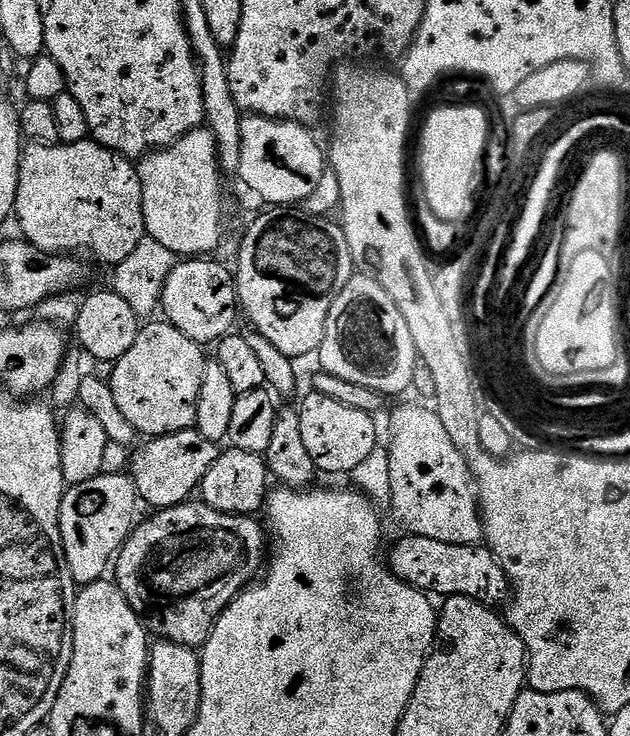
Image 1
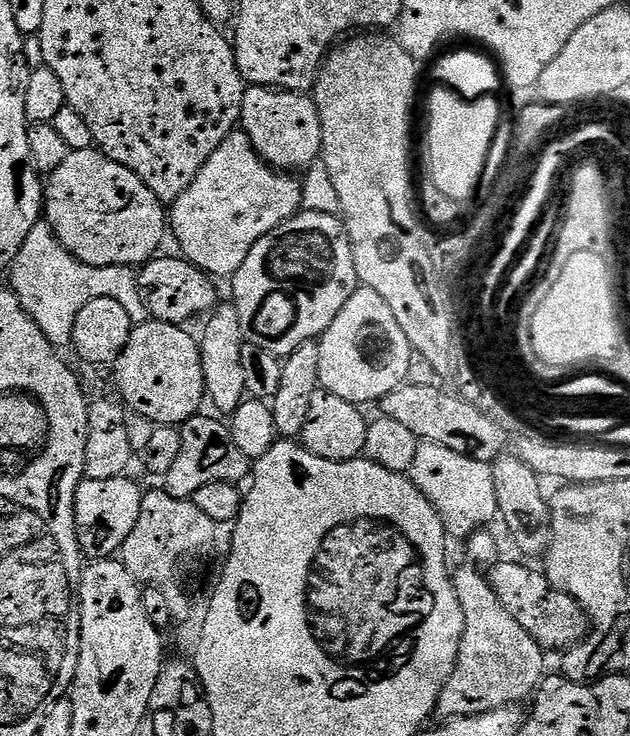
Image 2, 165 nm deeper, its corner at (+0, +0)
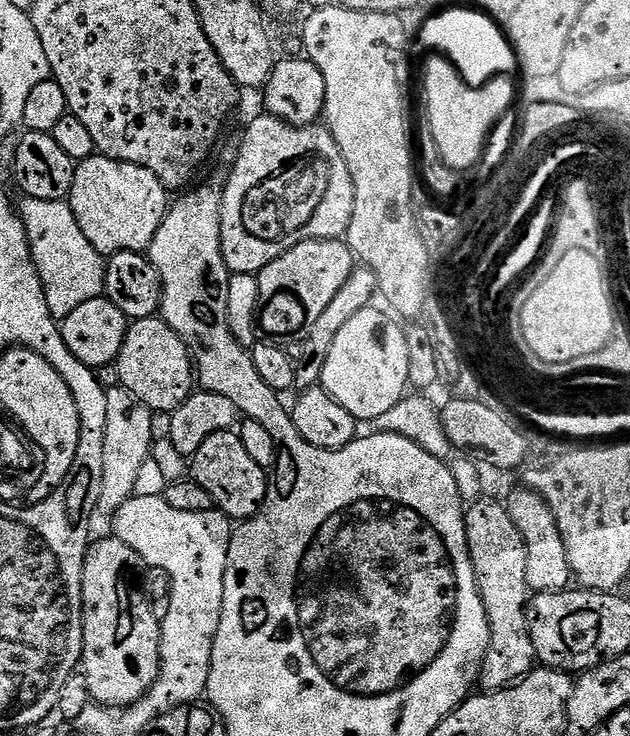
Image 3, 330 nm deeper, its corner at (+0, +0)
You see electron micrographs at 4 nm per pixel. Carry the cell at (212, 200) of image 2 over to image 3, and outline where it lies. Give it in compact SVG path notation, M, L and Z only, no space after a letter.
M261 114L248 124L244 137L240 140L240 149L236 152L236 161L232 164L232 173L228 181L222 184L222 214L220 215L220 253L224 255L224 264L229 273L251 272L258 274L274 258L286 254L294 246L304 240L338 240L347 233L350 218L354 214L354 178L350 178L350 166L346 166L346 158L342 158L342 150L338 150L338 142L328 133L327 127L315 124L285 124L277 116Z

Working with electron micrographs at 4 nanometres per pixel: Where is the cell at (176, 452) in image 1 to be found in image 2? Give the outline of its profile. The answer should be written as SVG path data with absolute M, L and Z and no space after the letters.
M197 414L191 416L179 429L181 436L181 453L175 459L169 472L162 476L163 491L168 492L176 499L191 500L199 488L210 482L226 482L239 485L243 476L250 472L250 460L234 446L231 427L224 424L215 415L204 416Z

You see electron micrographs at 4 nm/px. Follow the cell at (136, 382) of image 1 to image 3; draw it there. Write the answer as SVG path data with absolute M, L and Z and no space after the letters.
M162 318L131 321L115 364L125 391L152 412L172 413L194 392L192 354L184 339Z

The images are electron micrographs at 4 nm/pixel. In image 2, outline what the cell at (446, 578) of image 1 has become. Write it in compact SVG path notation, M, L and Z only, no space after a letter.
M497 559L496 563L487 569L486 575L494 594L498 594L498 602L506 606L506 611L514 617L514 622L539 642L545 650L560 648L567 650L573 644L580 643L590 631L588 615L584 607L570 594L558 590L549 582L543 571L527 568L519 559Z

